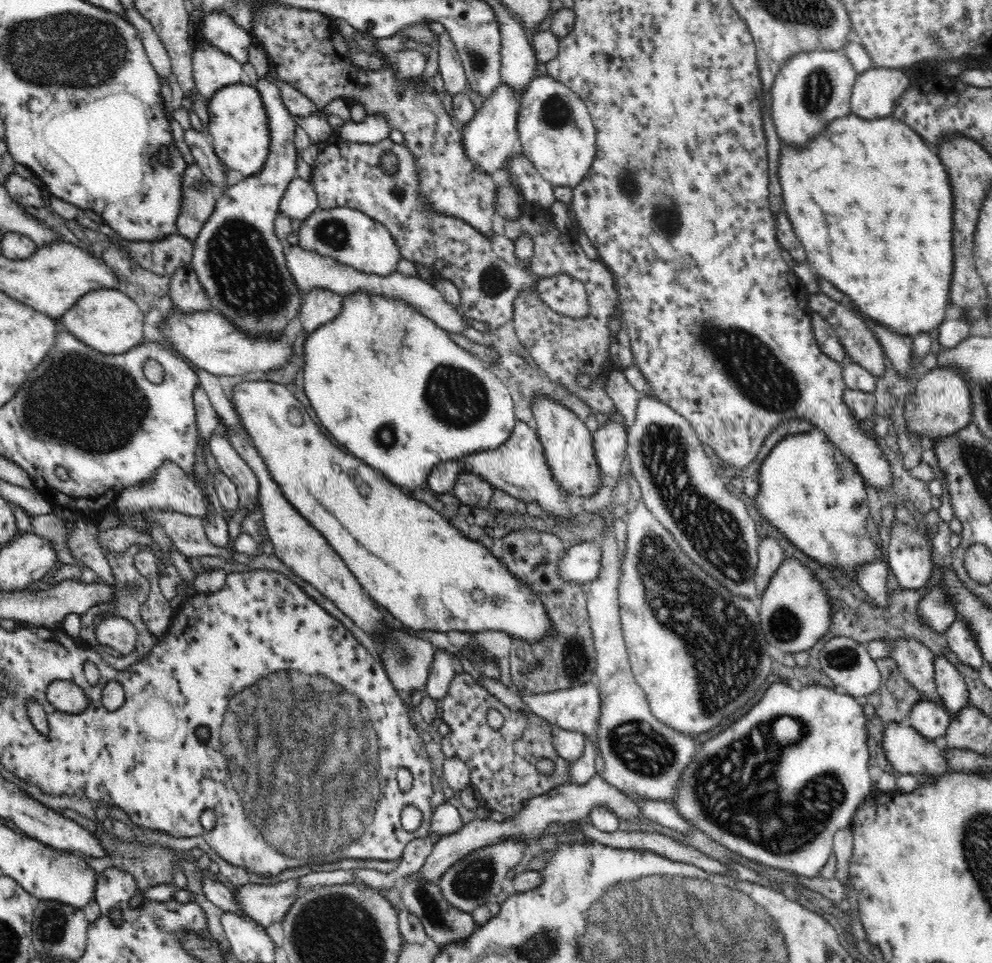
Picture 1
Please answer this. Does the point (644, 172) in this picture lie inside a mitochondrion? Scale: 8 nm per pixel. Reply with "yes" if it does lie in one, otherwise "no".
yes

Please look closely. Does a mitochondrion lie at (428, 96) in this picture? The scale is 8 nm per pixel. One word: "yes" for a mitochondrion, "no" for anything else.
no

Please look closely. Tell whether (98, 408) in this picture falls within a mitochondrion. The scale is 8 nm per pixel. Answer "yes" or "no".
yes

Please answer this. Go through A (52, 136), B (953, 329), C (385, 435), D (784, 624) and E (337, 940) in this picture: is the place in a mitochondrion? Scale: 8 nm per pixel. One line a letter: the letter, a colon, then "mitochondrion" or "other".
A: other
B: other
C: mitochondrion
D: mitochondrion
E: mitochondrion

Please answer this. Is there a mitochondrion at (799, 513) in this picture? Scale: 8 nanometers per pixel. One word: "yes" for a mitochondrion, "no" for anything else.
yes

